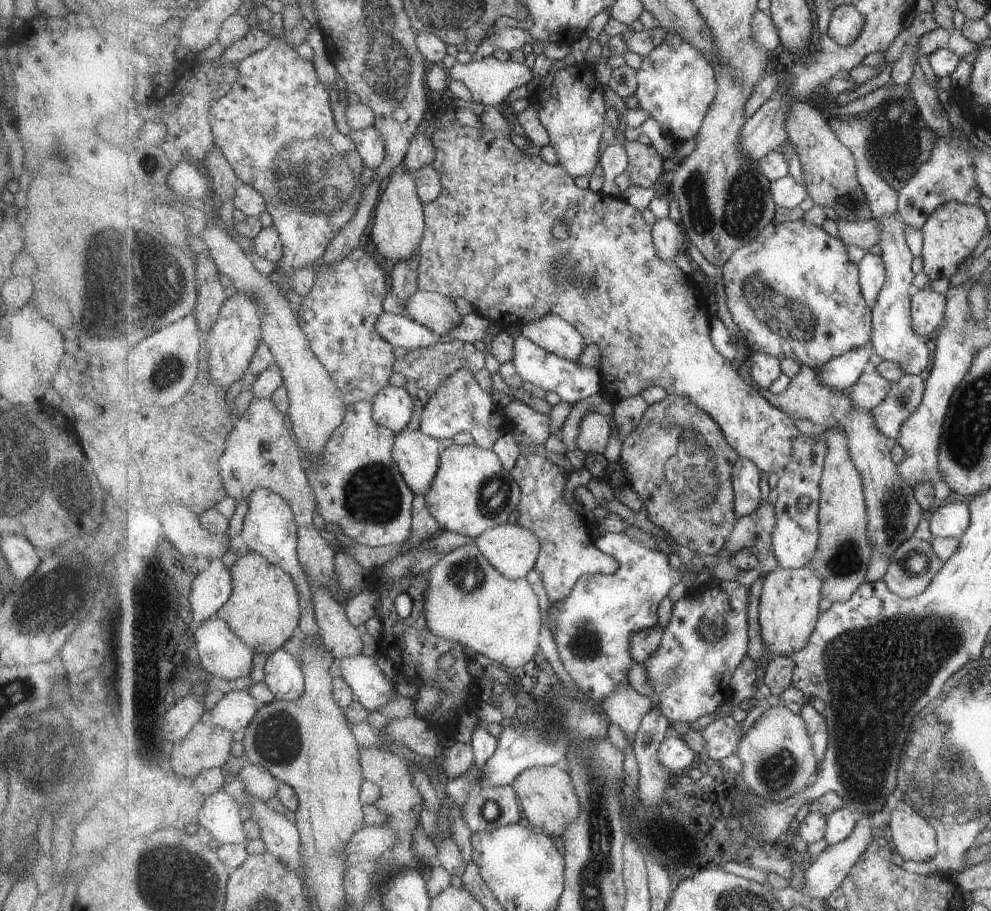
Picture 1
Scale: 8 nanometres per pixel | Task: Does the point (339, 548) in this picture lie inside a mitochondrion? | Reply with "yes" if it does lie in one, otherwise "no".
no

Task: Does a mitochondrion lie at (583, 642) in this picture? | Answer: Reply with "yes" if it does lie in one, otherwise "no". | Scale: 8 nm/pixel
yes

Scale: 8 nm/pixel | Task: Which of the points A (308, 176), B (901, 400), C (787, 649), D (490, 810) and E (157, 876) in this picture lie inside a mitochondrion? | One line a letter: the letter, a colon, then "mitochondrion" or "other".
A: mitochondrion
B: mitochondrion
C: other
D: mitochondrion
E: mitochondrion

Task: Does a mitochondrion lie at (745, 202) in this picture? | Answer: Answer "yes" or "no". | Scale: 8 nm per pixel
yes

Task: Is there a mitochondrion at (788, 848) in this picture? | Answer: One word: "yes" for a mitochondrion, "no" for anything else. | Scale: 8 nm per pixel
no

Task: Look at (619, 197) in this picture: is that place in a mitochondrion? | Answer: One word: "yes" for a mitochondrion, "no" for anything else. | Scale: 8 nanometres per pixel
no

